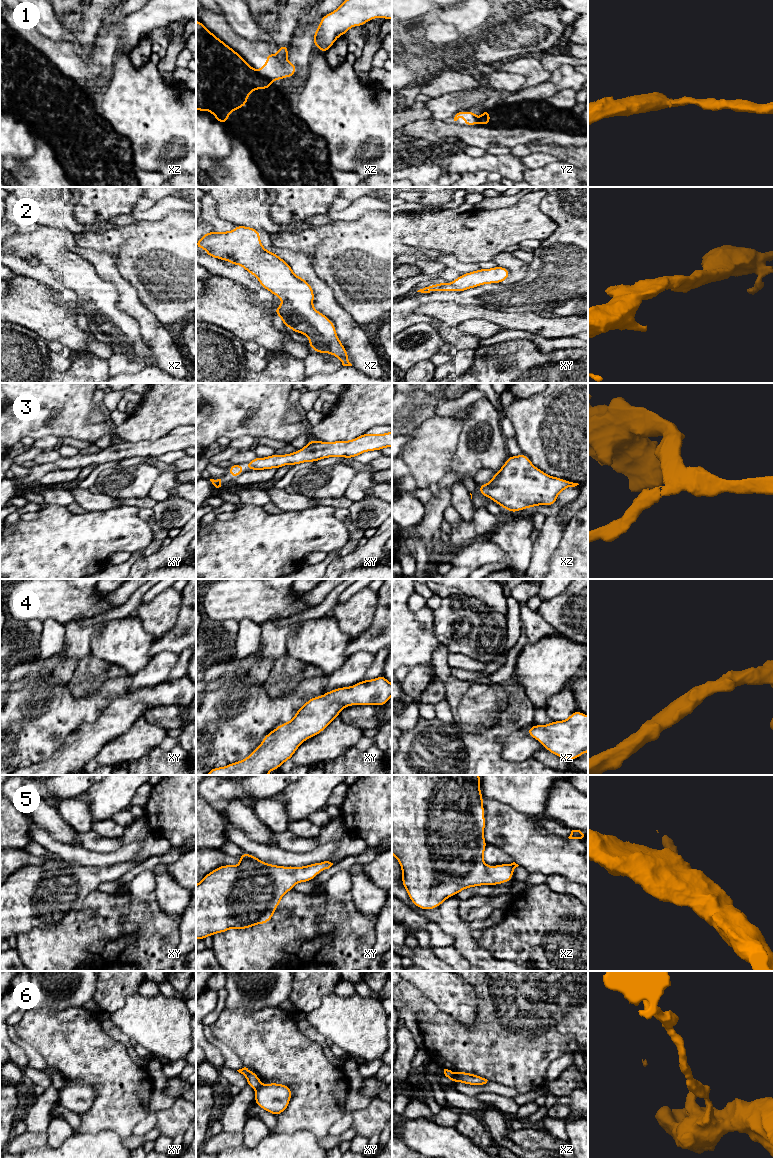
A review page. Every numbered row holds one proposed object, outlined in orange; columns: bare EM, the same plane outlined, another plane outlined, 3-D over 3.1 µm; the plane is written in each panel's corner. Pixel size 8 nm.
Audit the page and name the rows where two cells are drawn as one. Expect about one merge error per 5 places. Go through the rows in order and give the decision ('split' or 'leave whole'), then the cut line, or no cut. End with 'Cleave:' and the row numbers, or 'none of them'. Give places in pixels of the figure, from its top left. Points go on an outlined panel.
1: split | xz (264, 76), (271, 80)
2: leave whole | no cut
3: leave whole | no cut
4: leave whole | no cut
5: leave whole | no cut
6: split | xz (453, 1073), (456, 1081)
Cleave: 1, 6

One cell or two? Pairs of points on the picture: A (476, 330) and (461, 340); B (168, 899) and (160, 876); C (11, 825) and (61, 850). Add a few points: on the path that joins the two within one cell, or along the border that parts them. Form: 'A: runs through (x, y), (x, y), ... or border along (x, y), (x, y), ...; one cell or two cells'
A: border along (456, 328), (461, 332), (472, 334), (478, 339); two cells
B: runs through (168, 893), (165, 882); one cell
C: border along (26, 816), (29, 819), (29, 835), (32, 839); two cells

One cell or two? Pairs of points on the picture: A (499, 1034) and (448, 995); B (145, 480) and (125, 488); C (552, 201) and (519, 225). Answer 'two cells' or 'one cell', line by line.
A: two cells
B: one cell
C: two cells

